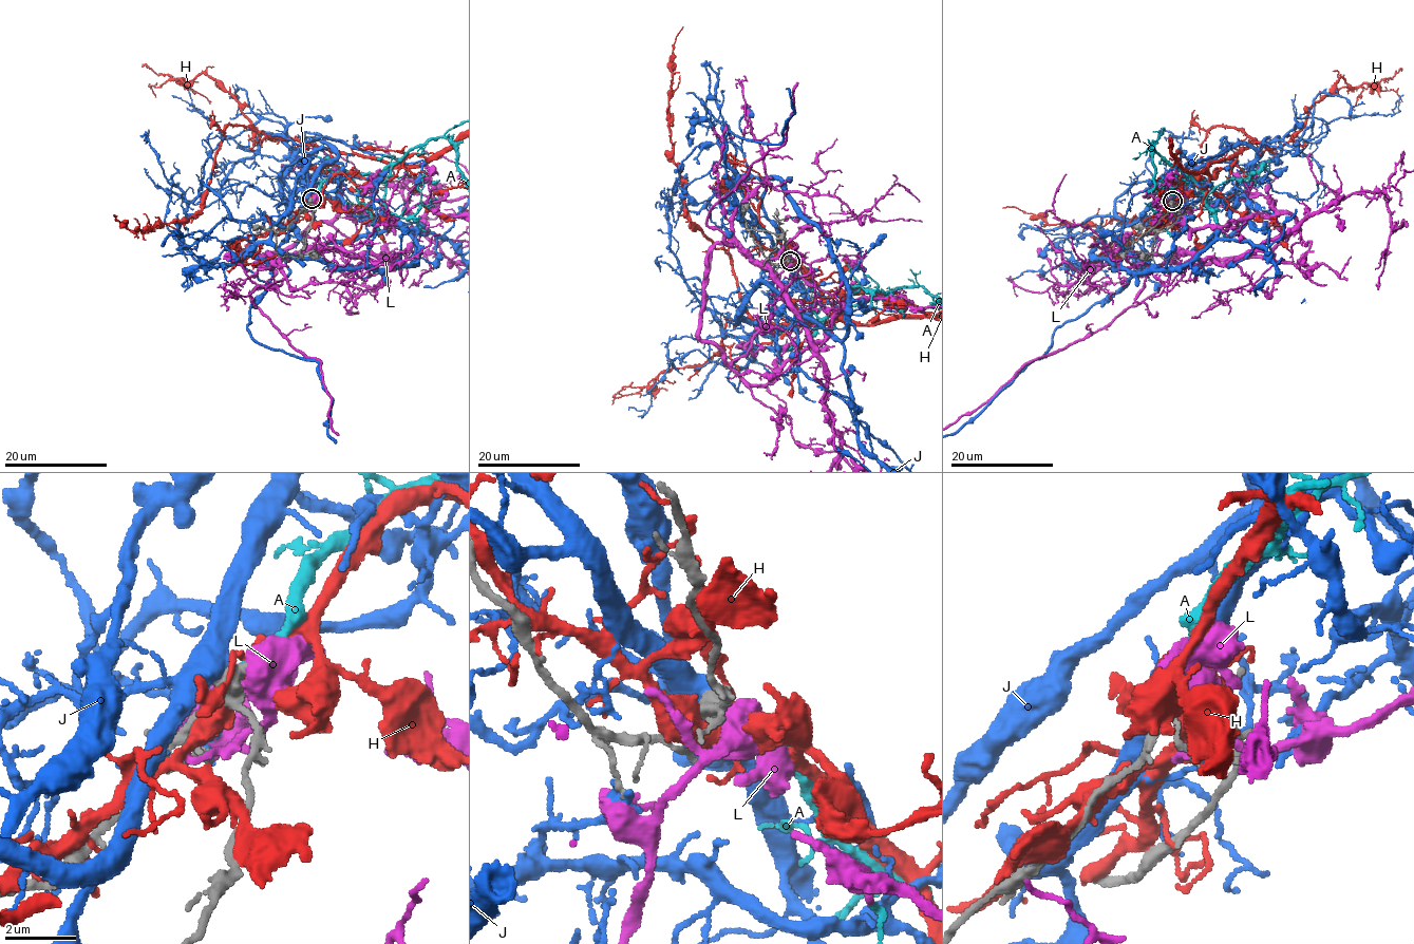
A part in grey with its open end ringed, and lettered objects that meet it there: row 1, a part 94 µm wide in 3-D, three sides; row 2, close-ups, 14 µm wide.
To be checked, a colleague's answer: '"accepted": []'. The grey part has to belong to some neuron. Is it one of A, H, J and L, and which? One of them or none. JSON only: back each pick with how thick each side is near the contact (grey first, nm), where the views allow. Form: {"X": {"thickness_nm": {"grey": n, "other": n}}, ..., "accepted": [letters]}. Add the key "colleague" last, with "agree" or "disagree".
{"A": {"thickness_nm": {"grey": 440, "other": 260}}, "accepted": ["A"], "colleague": "disagree"}

